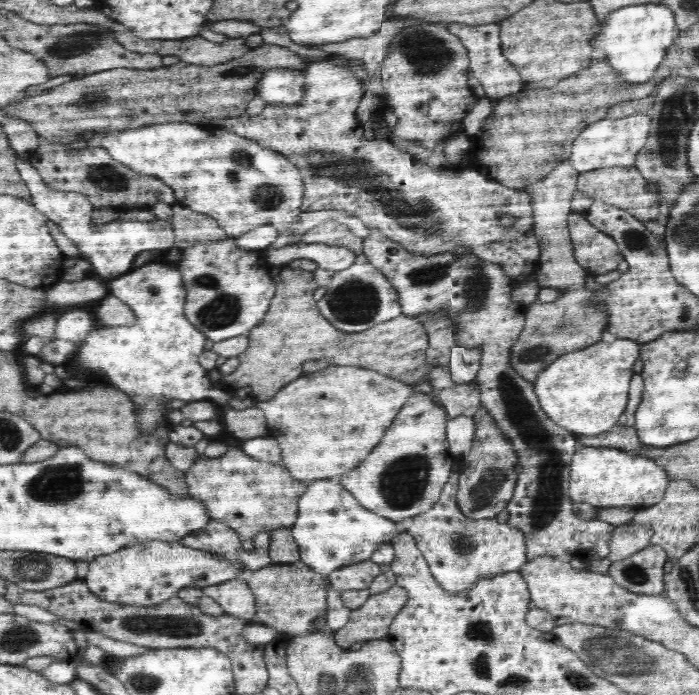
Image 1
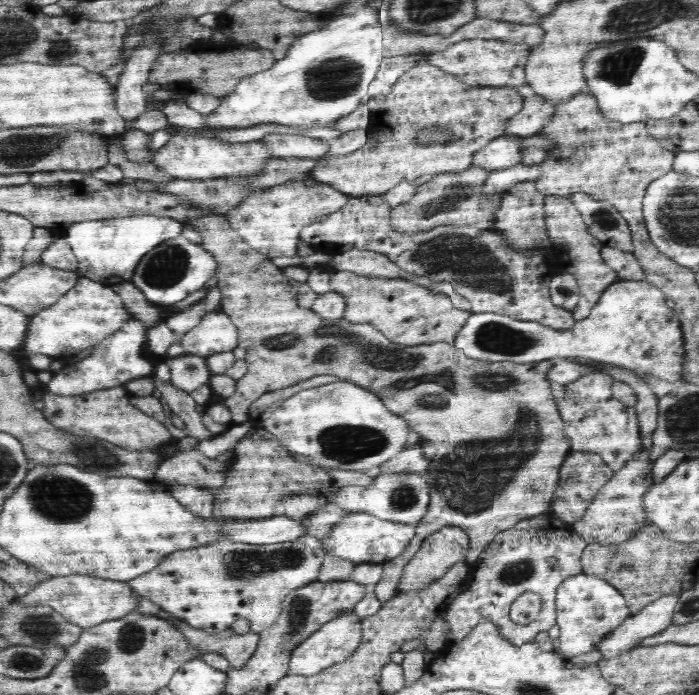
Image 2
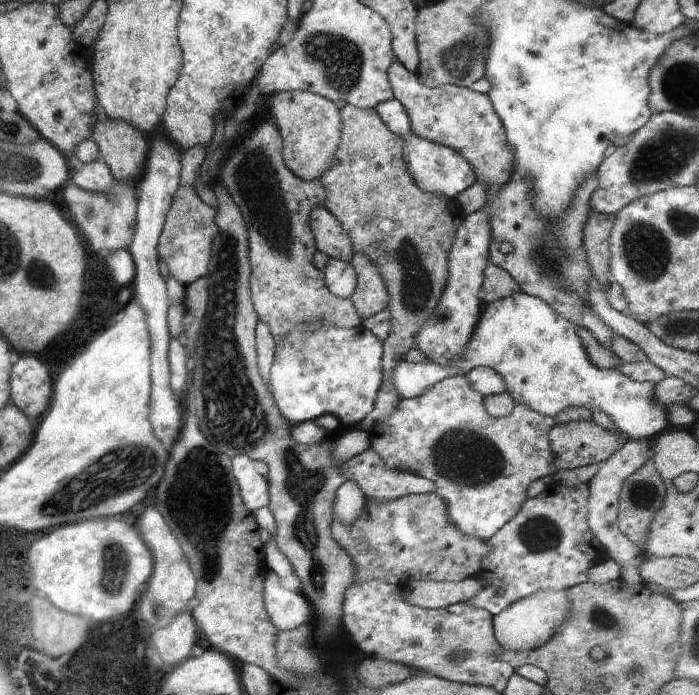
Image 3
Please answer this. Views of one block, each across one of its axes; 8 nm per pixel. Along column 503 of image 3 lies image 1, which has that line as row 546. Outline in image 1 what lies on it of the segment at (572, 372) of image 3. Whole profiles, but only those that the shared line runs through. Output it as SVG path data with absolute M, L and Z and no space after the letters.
M341 477L311 481L298 499L297 520L292 534L300 551L300 560L328 578L330 572L371 560L375 548L391 543L399 533L399 524L364 508L341 483Z

